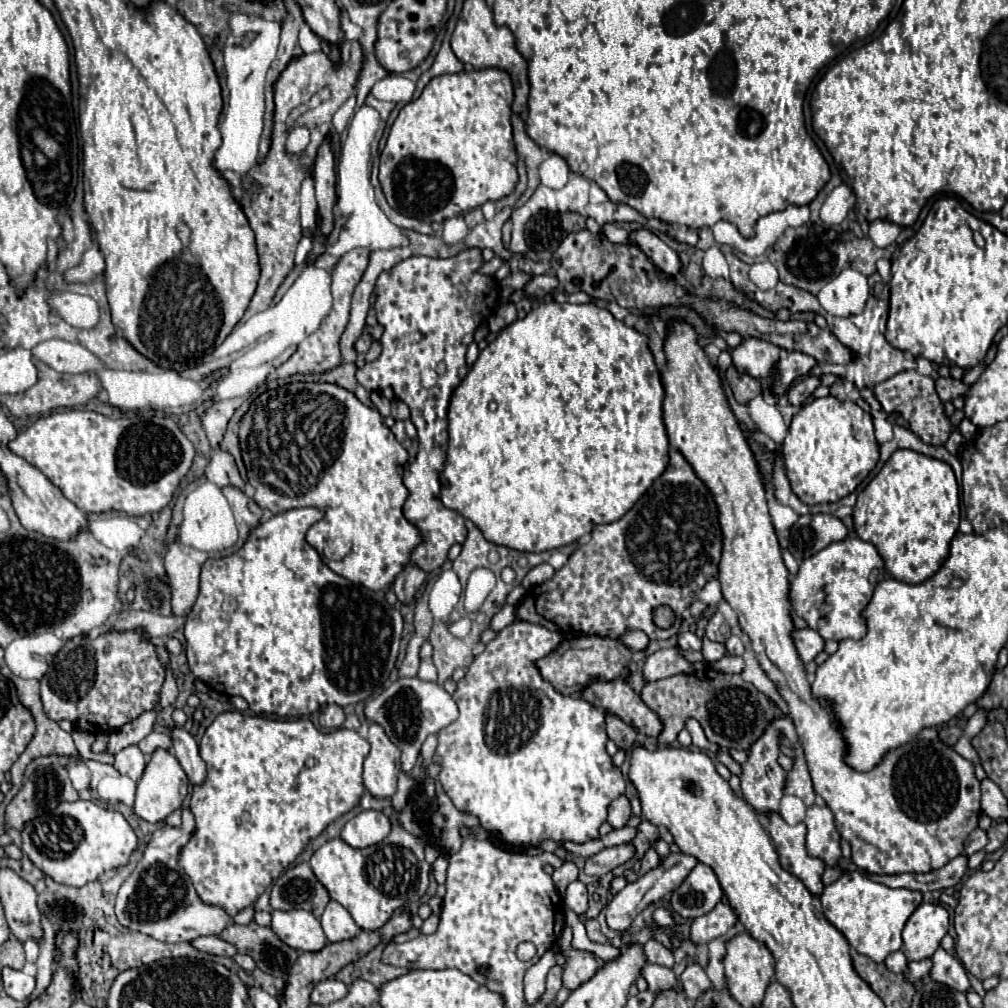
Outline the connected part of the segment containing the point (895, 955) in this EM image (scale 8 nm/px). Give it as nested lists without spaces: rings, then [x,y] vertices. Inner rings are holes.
[[[900,950],[892,952],[884,964],[886,964],[886,968],[890,968],[890,972],[904,972],[906,970],[906,956]]]

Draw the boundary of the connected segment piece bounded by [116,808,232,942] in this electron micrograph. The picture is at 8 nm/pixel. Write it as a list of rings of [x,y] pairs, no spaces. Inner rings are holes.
[[[184,808],[180,828],[166,824],[152,834],[142,860],[120,886],[116,896],[116,918],[124,928],[148,934],[160,942],[190,942],[198,936],[218,936],[232,922],[222,908],[210,908],[198,900],[190,876],[178,864],[180,850],[190,840],[194,828],[196,822],[192,810]]]

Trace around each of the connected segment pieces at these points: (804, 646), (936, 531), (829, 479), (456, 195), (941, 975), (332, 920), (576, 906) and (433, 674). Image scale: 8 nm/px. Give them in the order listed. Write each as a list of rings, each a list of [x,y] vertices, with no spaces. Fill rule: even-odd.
[[[796,630],[794,632],[794,642],[798,648],[798,654],[802,656],[802,660],[808,664],[812,662],[822,650],[824,650],[824,640],[816,630]]]
[[[898,450],[872,478],[872,482],[858,494],[854,506],[854,528],[858,538],[870,542],[880,552],[886,570],[900,582],[922,584],[932,578],[950,556],[950,542],[960,524],[960,490],[952,468],[932,456],[914,450]]]
[[[834,396],[816,398],[802,406],[802,410],[792,418],[788,436],[782,442],[782,452],[794,494],[810,506],[838,502],[852,494],[880,458],[872,416],[856,402],[842,402]]]
[[[500,68],[470,70],[458,74],[442,74],[430,80],[420,98],[408,102],[394,120],[386,146],[380,154],[380,184],[388,204],[406,216],[424,222],[438,222],[468,212],[488,200],[508,196],[516,182],[516,148],[512,140],[512,100],[514,88],[508,72]]]
[[[938,948],[932,956],[932,972],[930,972],[930,978],[940,982],[940,984],[946,984],[962,994],[968,994],[972,990],[970,986],[970,980],[968,980],[968,974],[966,973],[961,962],[958,962],[954,956],[950,956],[948,952],[944,952],[944,948]]]
[[[330,900],[330,904],[326,906],[320,922],[322,922],[322,928],[324,928],[328,942],[352,940],[354,936],[360,934],[360,928],[356,926],[356,922],[348,914],[348,910],[334,900]]]
[[[574,880],[568,884],[566,888],[566,896],[564,896],[564,902],[570,910],[574,910],[576,914],[584,914],[586,908],[588,908],[588,892],[586,892],[586,886],[580,882],[580,880]]]
[[[422,660],[420,670],[418,670],[418,678],[420,680],[430,680],[430,682],[434,682],[438,678],[438,672],[436,672],[436,666],[432,664],[432,660]]]

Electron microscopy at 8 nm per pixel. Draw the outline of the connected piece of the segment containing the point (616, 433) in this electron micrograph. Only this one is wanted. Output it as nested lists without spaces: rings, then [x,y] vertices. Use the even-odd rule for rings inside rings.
[[[554,300],[540,302],[534,306],[526,318],[512,322],[506,330],[498,334],[478,356],[476,364],[468,376],[454,390],[448,420],[450,420],[450,442],[448,458],[442,472],[442,502],[446,508],[460,512],[464,518],[472,520],[486,540],[508,546],[520,552],[544,552],[554,550],[566,544],[576,542],[580,536],[588,534],[598,524],[610,524],[620,520],[634,502],[650,488],[650,484],[666,470],[668,466],[668,434],[662,420],[662,400],[664,386],[660,372],[654,364],[652,352],[648,348],[648,338],[634,328],[628,328],[624,322],[616,320],[608,310],[598,308],[596,304],[558,304]],[[490,402],[496,402],[496,412],[490,410]]]

